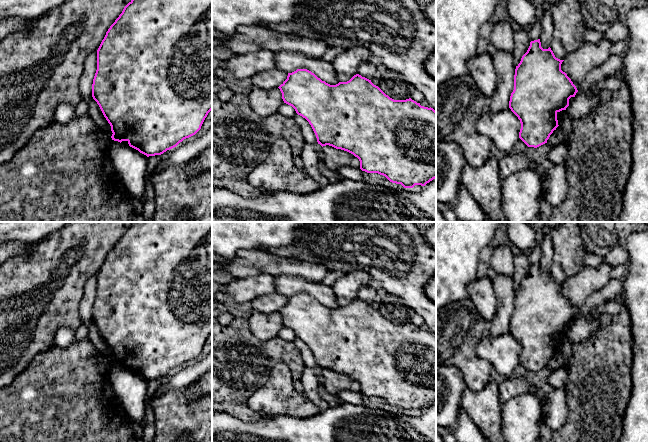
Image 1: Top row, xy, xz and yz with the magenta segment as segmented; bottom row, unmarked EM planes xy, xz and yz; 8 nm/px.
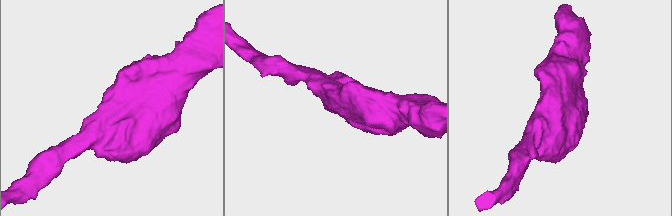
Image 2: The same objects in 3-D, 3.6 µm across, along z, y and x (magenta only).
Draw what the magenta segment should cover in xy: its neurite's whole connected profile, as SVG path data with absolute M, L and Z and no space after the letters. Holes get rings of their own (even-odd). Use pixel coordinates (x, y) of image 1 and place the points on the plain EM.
M133 222L110 250L97 274L92 321L111 350L112 364L127 365L130 371L147 381L161 379L195 359L212 334L212 222Z

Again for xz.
M297 293L288 297L287 303L278 312L284 327L292 330L298 339L309 346L318 368L353 378L359 383L362 395L383 399L404 412L425 410L436 402L436 335L433 332L421 330L411 322L394 324L359 298L347 306L330 309L307 293Z

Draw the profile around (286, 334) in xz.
M283 328L279 332L278 336L280 338L286 340L286 341L289 341L289 342L294 342L297 339L295 333L292 330L288 329L288 328L286 328L286 329Z

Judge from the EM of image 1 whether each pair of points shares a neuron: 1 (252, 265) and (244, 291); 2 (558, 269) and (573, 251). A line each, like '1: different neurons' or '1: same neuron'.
1: different neurons
2: same neuron

